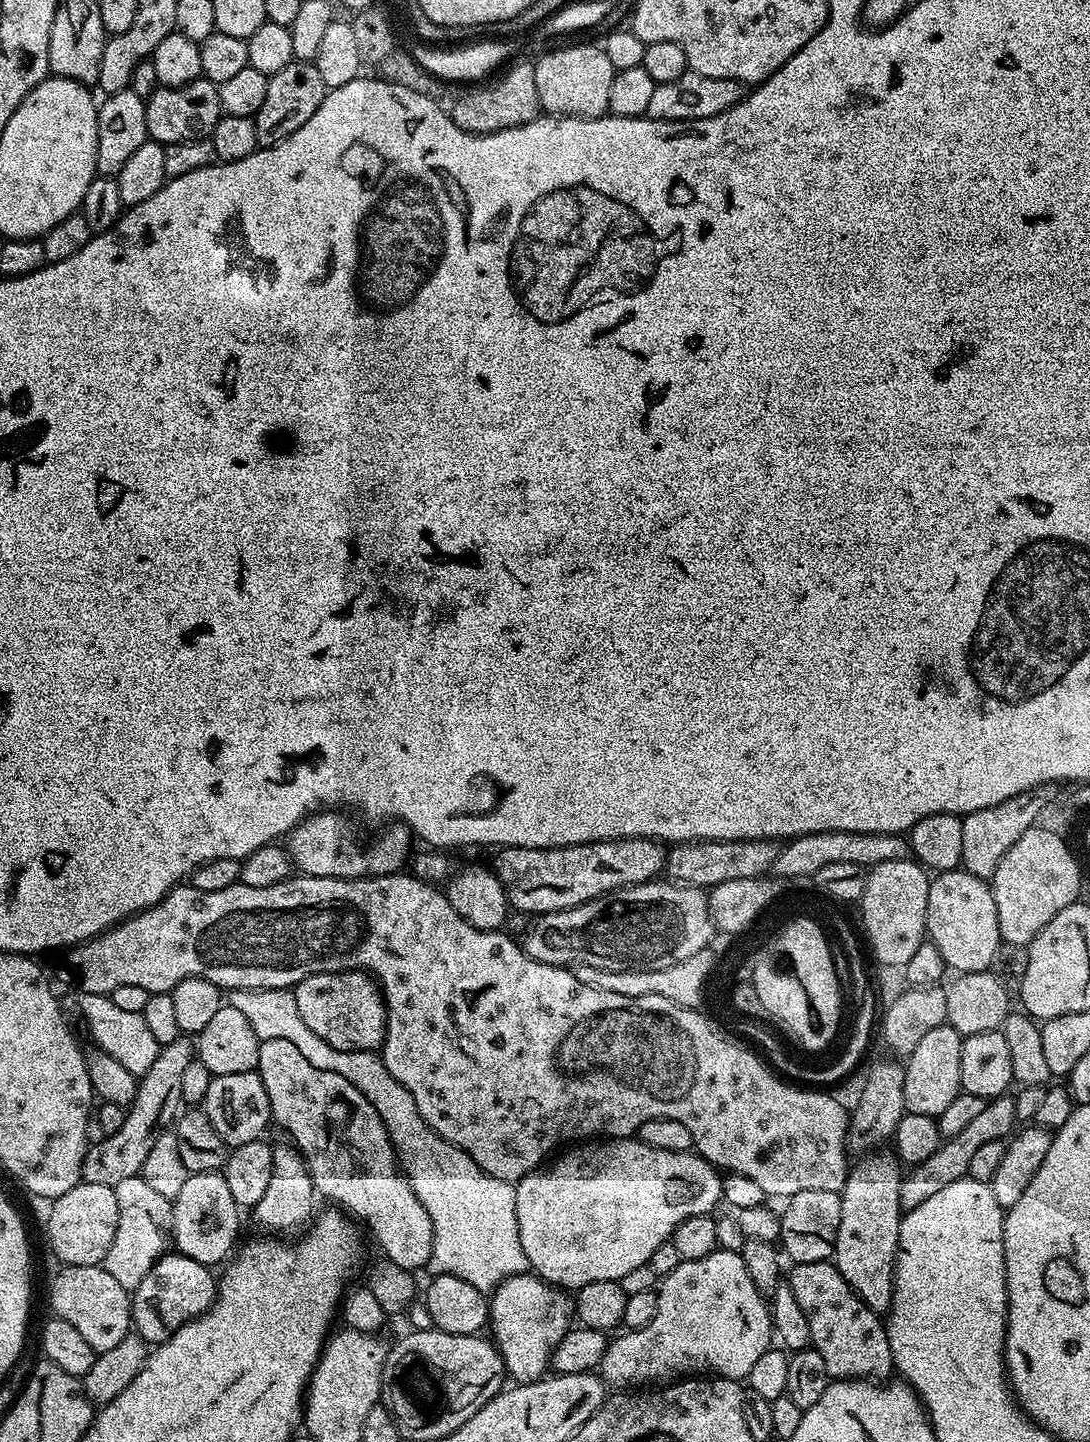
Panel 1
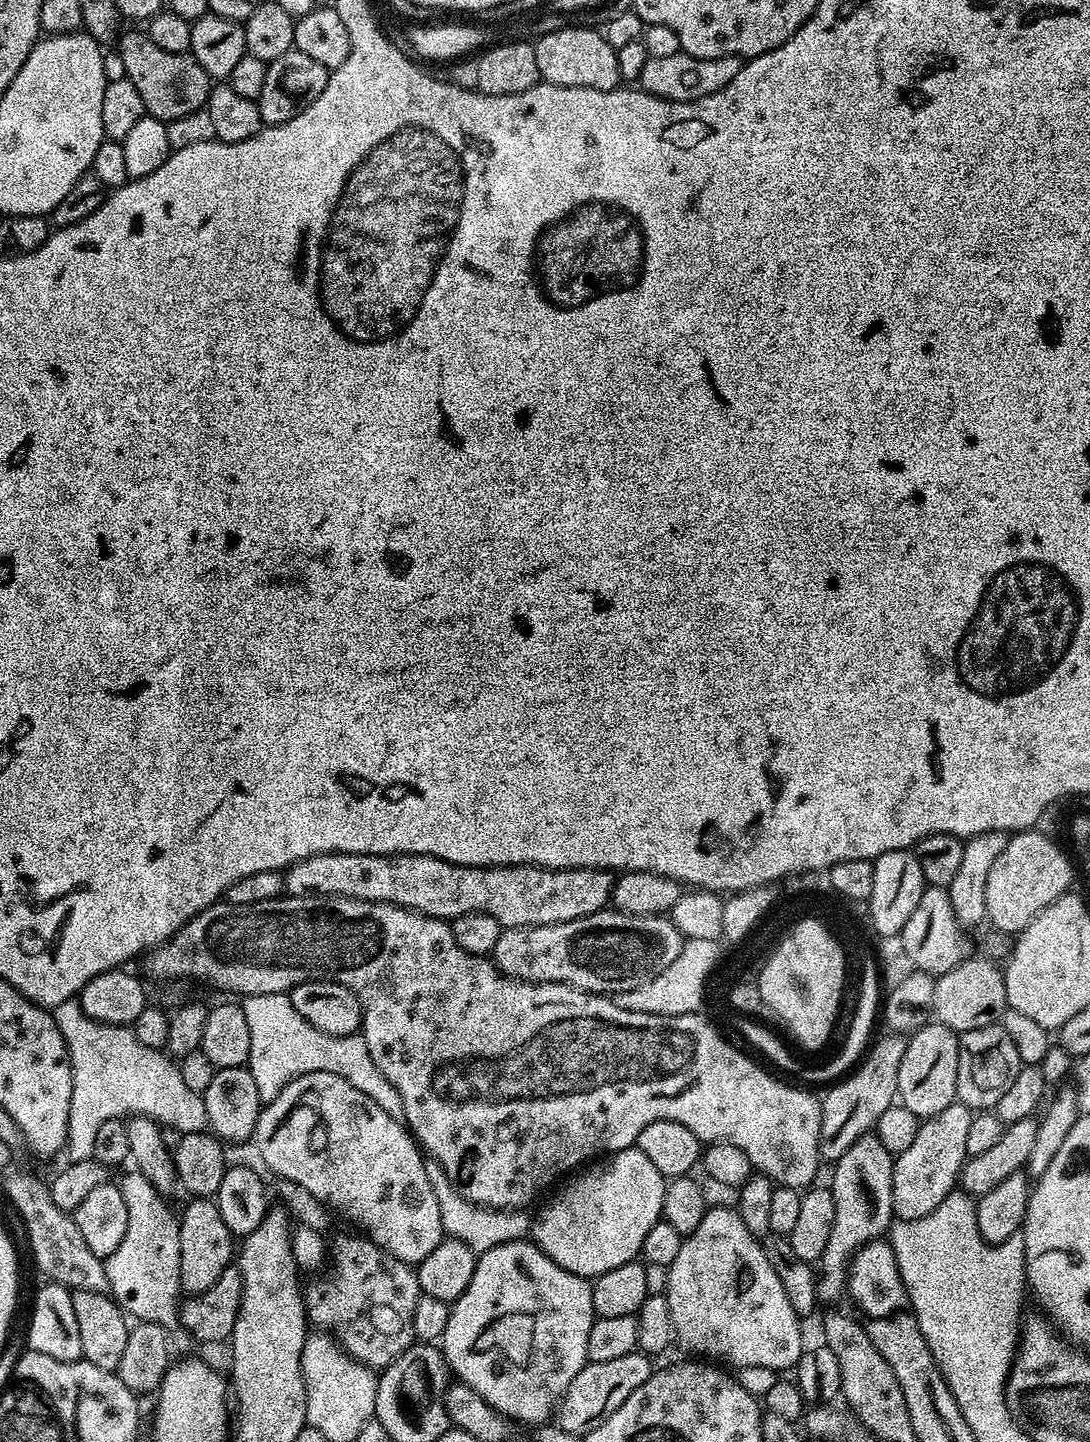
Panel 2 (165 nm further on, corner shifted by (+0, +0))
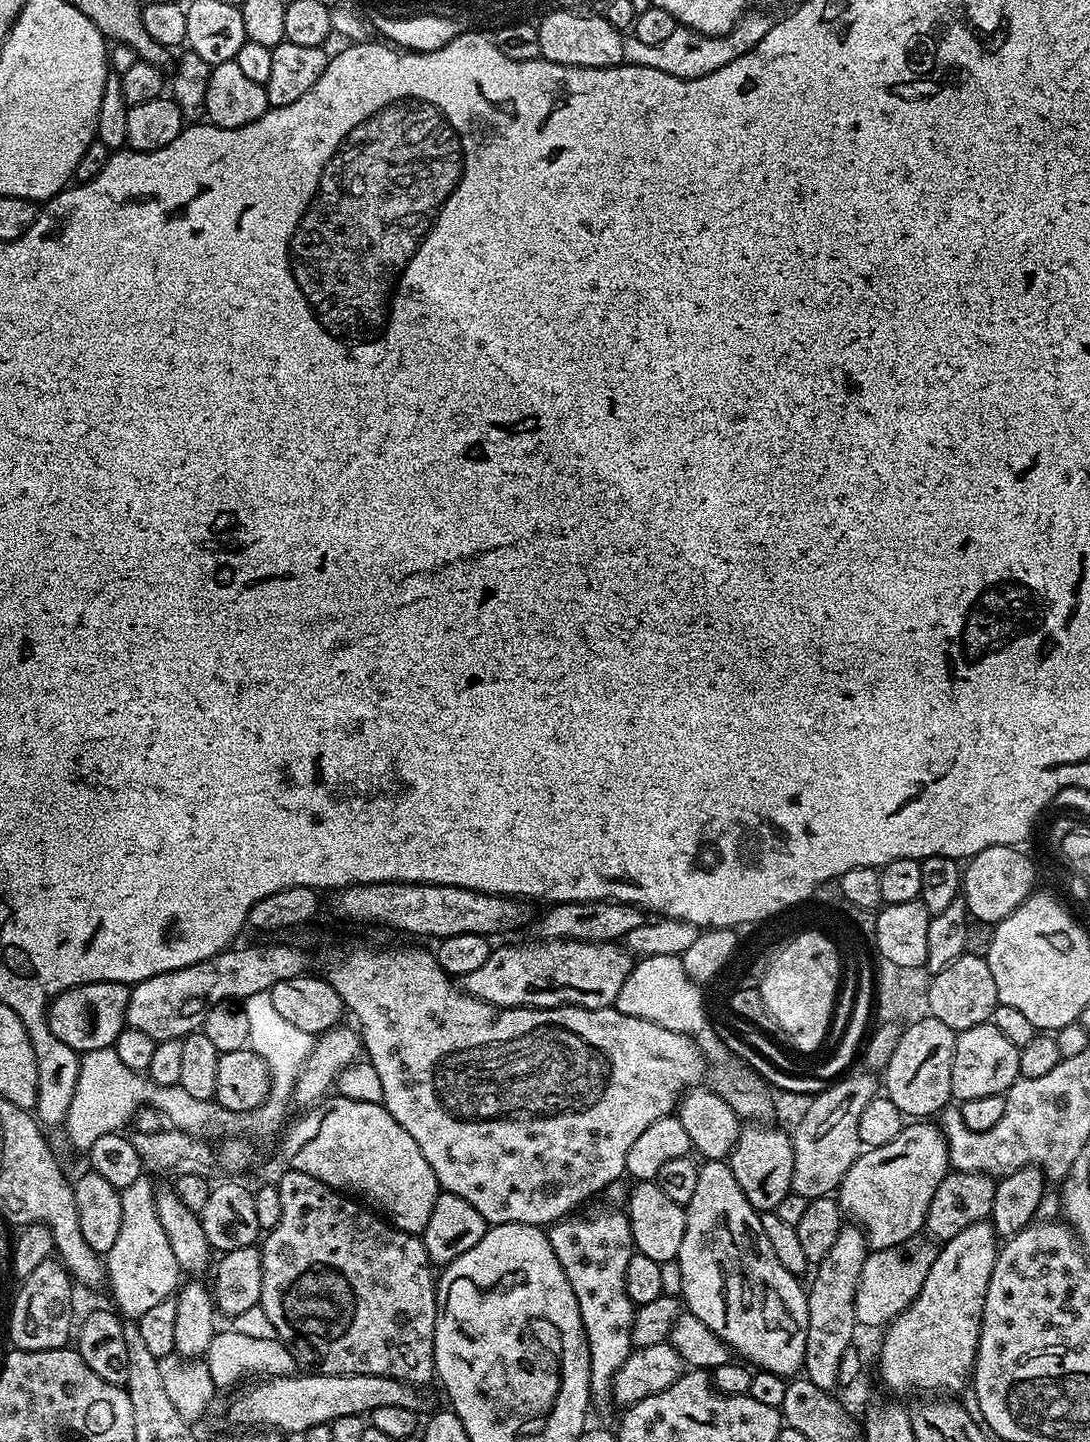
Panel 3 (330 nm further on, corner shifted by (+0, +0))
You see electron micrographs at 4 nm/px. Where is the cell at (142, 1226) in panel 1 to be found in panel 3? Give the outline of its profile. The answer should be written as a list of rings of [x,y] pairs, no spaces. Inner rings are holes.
[[[142,1174],[130,1186],[121,1189],[122,1225],[117,1241],[106,1254],[108,1286],[109,1289],[112,1288],[112,1294],[119,1306],[117,1309],[123,1317],[135,1320],[138,1320],[151,1307],[158,1306],[158,1303],[169,1299],[177,1291],[182,1274],[174,1259],[174,1254],[171,1253],[166,1232],[158,1221],[154,1184],[151,1184],[147,1178],[150,1179]]]

